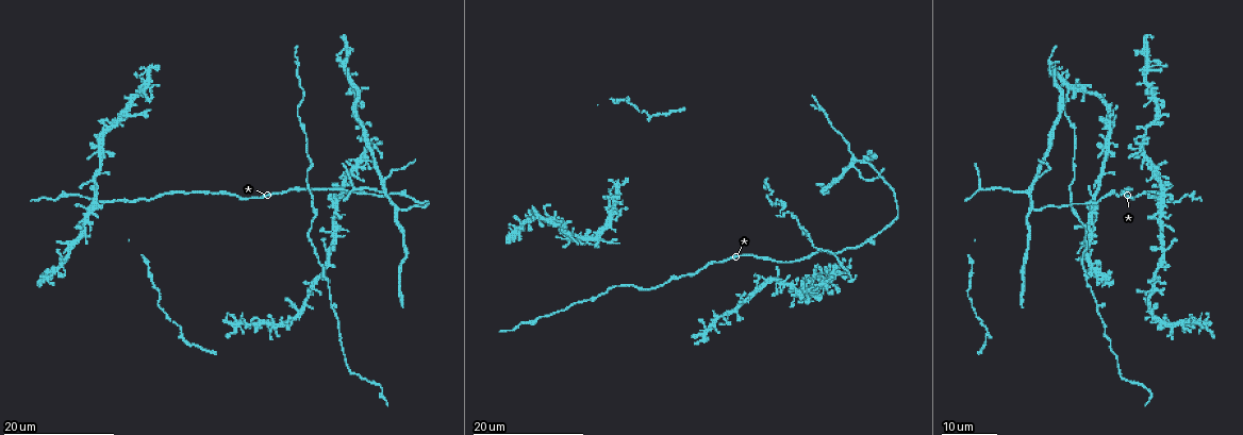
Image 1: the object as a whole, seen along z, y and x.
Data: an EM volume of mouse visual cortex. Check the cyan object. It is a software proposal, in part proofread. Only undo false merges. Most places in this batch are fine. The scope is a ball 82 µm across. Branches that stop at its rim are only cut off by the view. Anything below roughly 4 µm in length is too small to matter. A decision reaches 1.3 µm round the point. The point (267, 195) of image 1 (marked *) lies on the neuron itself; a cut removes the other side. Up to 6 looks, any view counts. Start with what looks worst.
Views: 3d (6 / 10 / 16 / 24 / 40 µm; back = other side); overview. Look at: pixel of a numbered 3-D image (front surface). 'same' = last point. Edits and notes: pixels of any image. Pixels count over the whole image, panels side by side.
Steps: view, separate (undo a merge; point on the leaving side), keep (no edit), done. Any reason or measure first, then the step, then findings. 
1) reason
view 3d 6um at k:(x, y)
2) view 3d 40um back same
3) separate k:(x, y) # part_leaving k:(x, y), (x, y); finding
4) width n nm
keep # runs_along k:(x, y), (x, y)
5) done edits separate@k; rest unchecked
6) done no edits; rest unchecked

three arms meet
view 3d 16um at 1:(1034, 181)

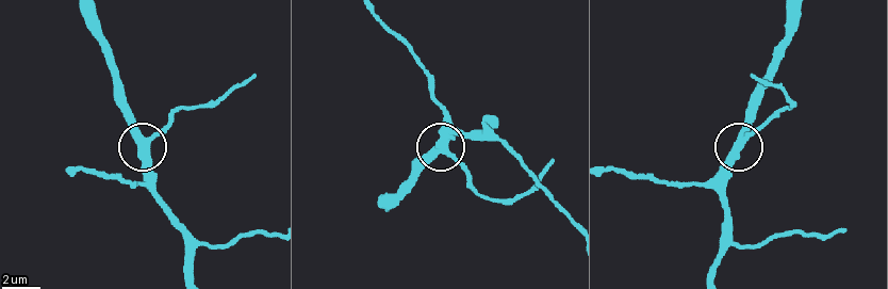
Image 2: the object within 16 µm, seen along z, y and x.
view 3d 10um at 2:(744, 141)

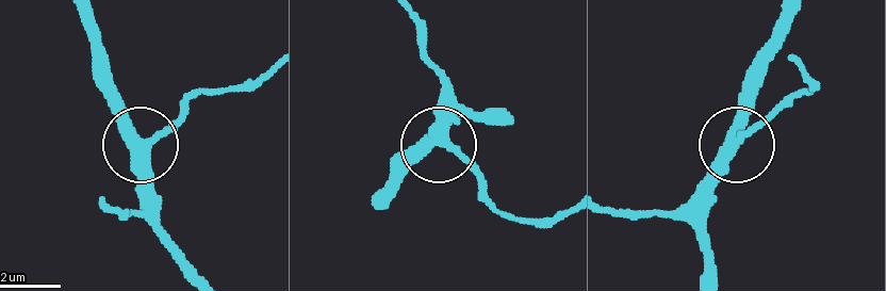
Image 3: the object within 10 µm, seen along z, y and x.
width 360 nm
keep # runs_along 3:(197, 271), (162, 225), (142, 144), (187, 106); all the same neuron

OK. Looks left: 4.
small branch off a trunk
view 3d 24um at 1:(331, 307)

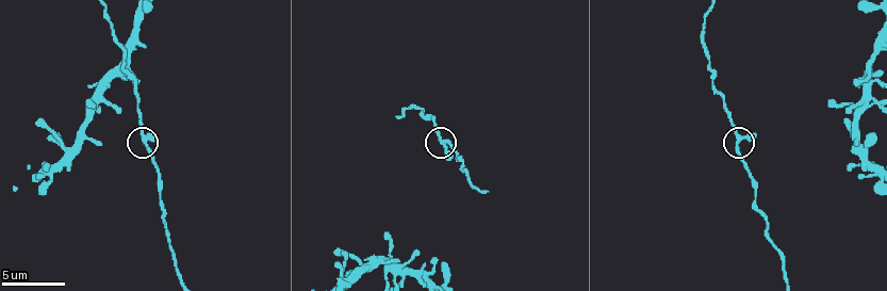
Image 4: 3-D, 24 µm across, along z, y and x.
zoom in
view 3d 10um at 4:(144, 135)

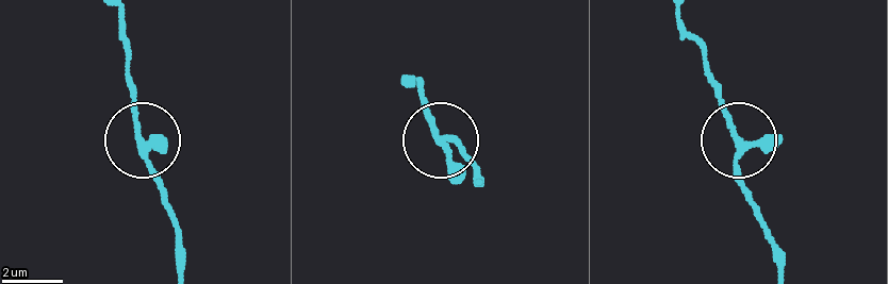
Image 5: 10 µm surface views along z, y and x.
side_arm 28 um
keep # one neuron here

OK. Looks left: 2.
looks like a crossing
view 3d 24um at 1:(373, 141)

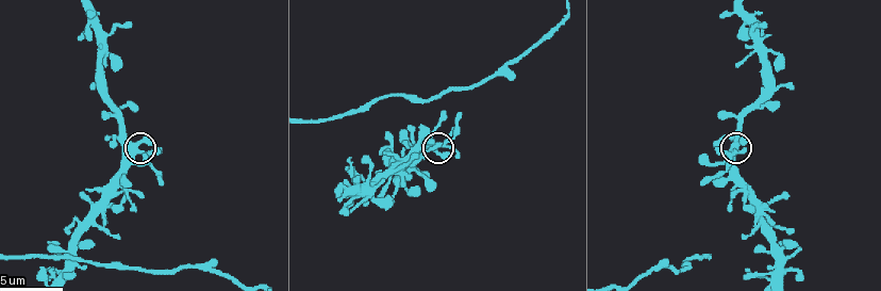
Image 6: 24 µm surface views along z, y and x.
closer look
view 3d 10um at 6:(140, 153)

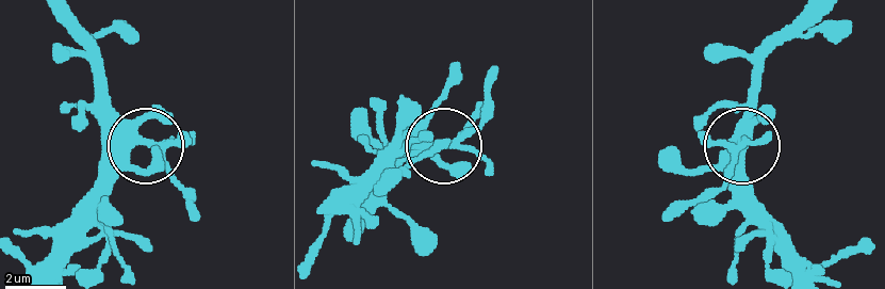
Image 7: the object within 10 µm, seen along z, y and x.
arms 5
keep # continuous, no second neuron

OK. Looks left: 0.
done no edits; rest unchecked

